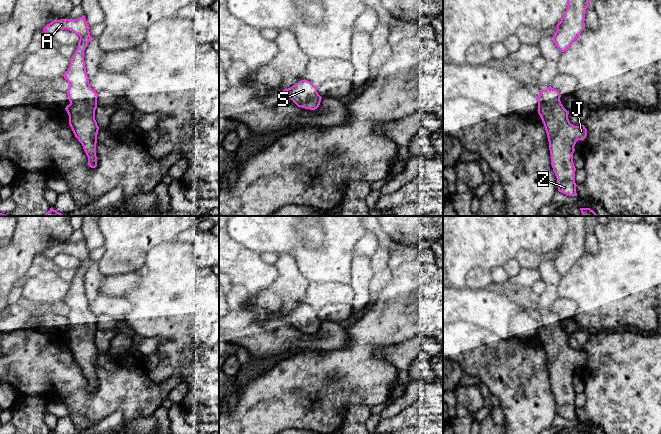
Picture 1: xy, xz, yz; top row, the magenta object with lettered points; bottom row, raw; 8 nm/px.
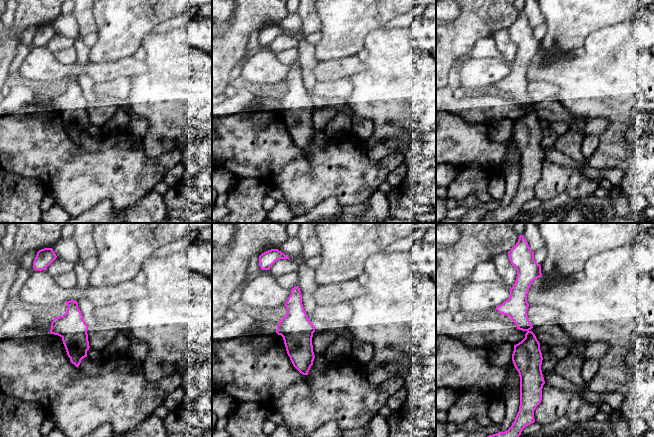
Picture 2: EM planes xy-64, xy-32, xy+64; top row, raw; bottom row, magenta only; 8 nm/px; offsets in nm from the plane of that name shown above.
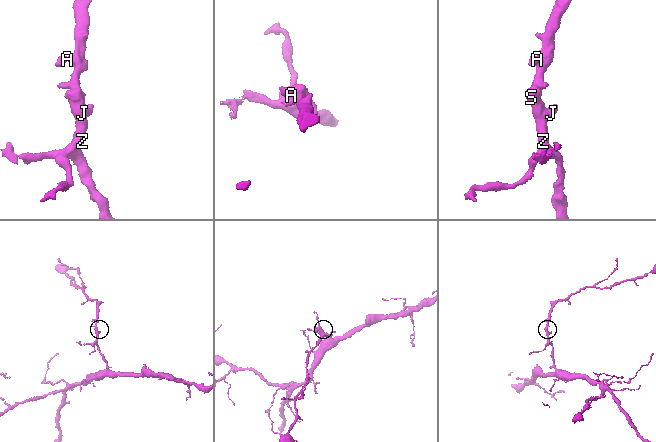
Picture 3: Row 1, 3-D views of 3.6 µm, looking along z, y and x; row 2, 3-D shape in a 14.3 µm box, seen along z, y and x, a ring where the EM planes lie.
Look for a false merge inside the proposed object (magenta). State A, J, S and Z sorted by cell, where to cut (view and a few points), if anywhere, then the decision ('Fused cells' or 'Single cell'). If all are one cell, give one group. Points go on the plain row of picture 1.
Groups: A J S Z. No split. Single cell

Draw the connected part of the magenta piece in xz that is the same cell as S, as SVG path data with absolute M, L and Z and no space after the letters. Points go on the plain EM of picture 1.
M305 303L281 315L281 319L283 322L291 323L298 331L310 334L317 333L322 323L317 316L317 311Z

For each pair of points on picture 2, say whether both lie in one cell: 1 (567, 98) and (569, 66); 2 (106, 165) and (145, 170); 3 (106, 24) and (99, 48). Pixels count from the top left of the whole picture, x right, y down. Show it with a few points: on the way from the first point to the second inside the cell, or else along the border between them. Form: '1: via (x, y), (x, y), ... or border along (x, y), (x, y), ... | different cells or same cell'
1: via (569, 90), (569, 74) | same cell
2: via (116, 168), (119, 170), (135, 170) | same cell
3: via (106, 30), (105, 42) | same cell

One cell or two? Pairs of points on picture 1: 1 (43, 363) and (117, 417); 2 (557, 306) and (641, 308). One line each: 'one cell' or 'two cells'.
1: two cells
2: two cells

